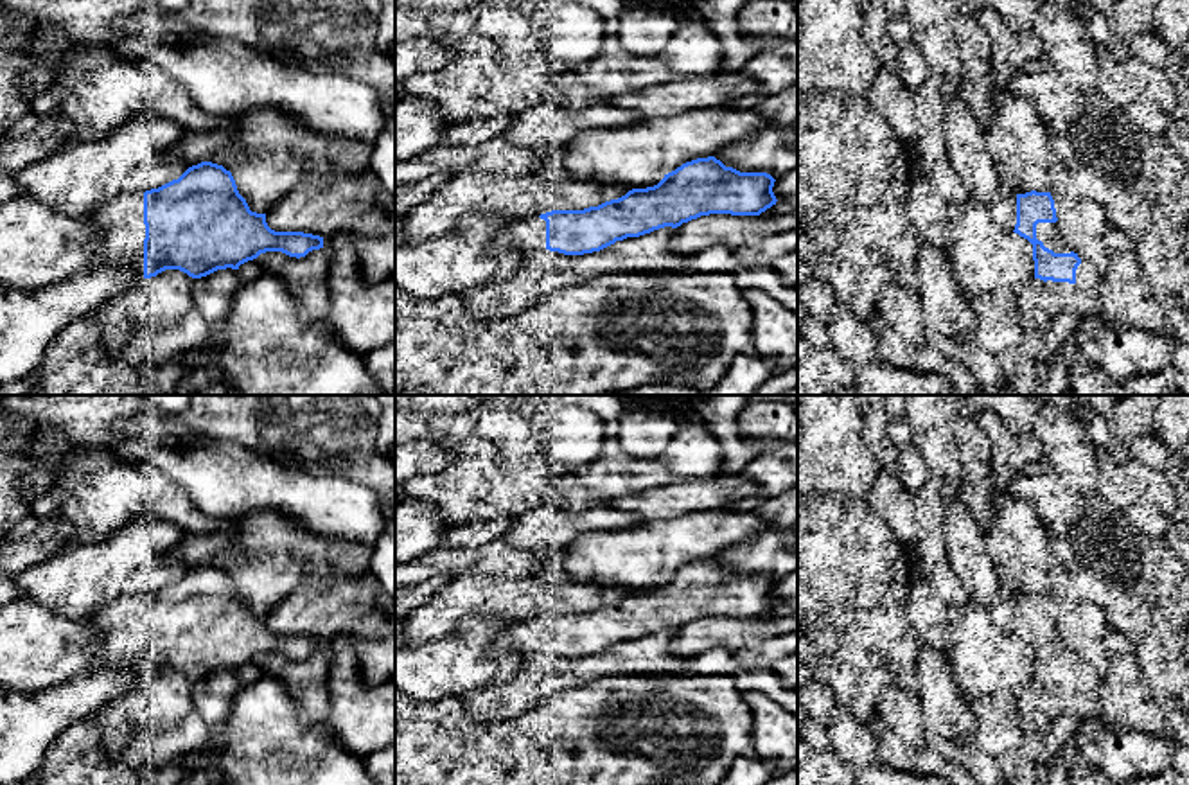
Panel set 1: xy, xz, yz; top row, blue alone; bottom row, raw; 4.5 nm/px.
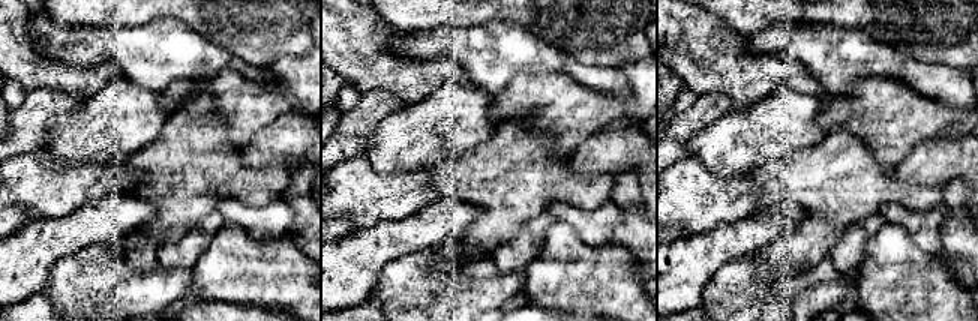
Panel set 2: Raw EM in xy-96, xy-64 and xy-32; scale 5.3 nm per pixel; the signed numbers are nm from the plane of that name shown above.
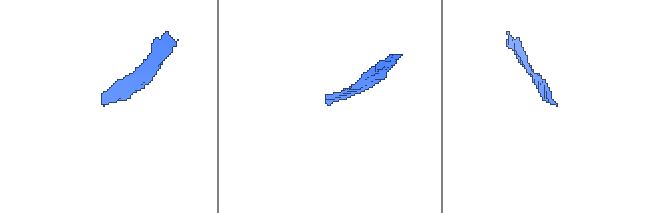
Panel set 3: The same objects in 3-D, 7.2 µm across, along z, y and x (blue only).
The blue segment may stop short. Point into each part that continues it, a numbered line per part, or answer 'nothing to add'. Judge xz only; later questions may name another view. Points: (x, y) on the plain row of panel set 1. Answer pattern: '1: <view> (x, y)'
1: xz (528, 636)

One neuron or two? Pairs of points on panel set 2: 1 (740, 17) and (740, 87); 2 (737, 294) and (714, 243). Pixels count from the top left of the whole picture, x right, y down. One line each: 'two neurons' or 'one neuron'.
1: two neurons
2: two neurons

